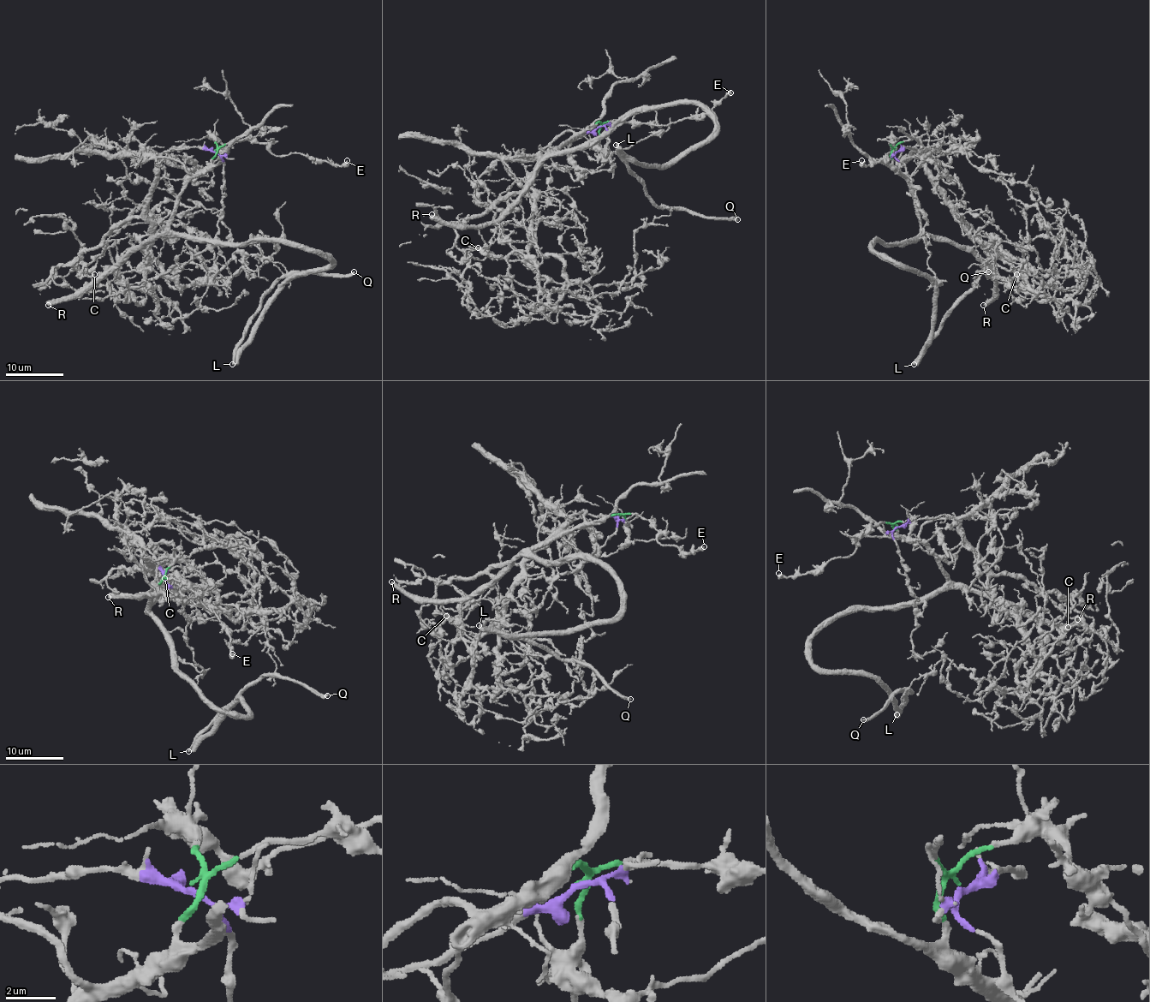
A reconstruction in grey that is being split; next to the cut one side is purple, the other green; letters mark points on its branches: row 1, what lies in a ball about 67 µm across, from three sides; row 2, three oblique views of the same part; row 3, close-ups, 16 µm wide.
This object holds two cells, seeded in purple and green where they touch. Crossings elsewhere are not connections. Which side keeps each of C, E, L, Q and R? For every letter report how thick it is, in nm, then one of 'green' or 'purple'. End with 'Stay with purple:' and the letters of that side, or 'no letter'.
C: calibre 180 nm; purple
E: calibre 480 nm; green
L: calibre 600 nm; green
Q: calibre 400 nm; green
R: calibre 550 nm; green
Stay with purple: C

